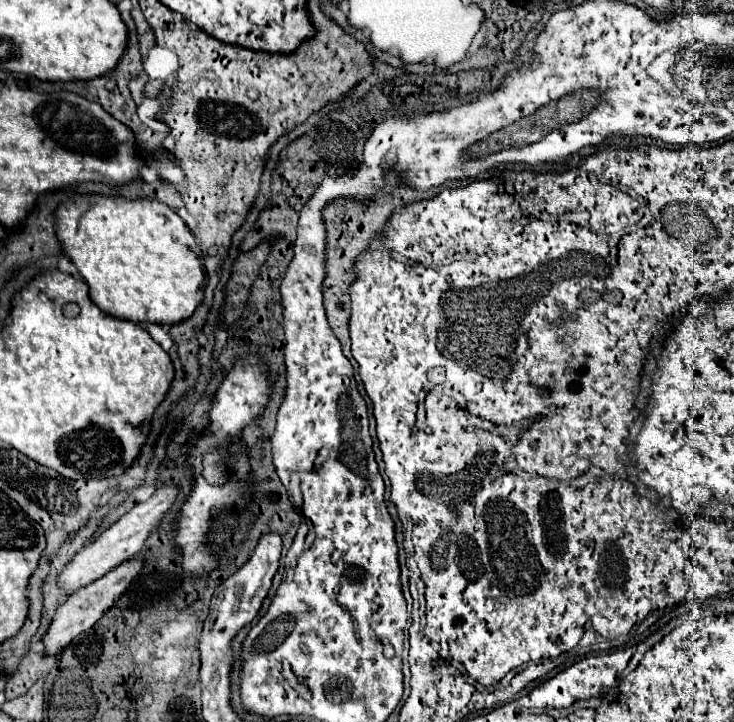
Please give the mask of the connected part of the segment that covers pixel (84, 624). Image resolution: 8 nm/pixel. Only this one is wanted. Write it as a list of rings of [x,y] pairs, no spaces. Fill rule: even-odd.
[[[130,559],[122,565],[116,567],[116,571],[110,571],[106,577],[94,581],[90,587],[84,587],[82,591],[76,591],[74,595],[70,595],[54,613],[48,631],[42,637],[42,645],[44,645],[44,655],[58,655],[60,651],[64,651],[64,647],[80,633],[88,631],[102,615],[106,609],[112,607],[112,603],[128,589],[130,581],[140,573],[144,561],[142,559]]]

